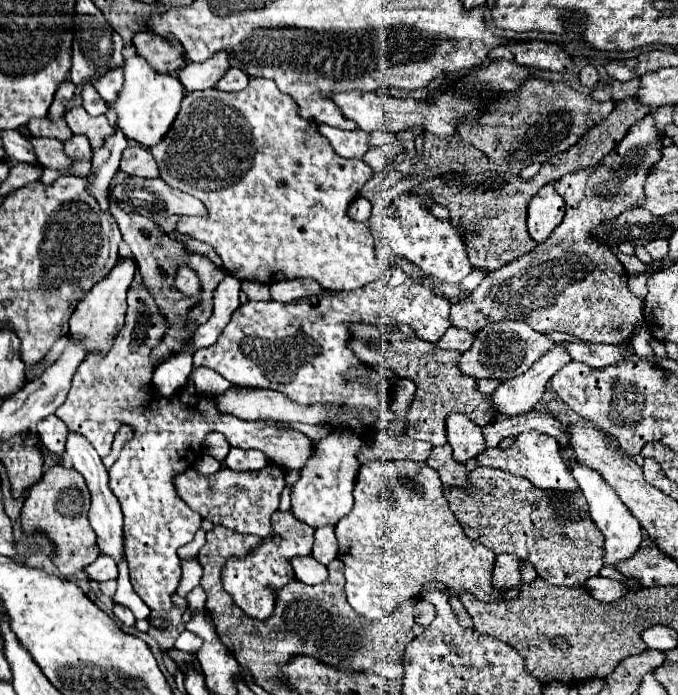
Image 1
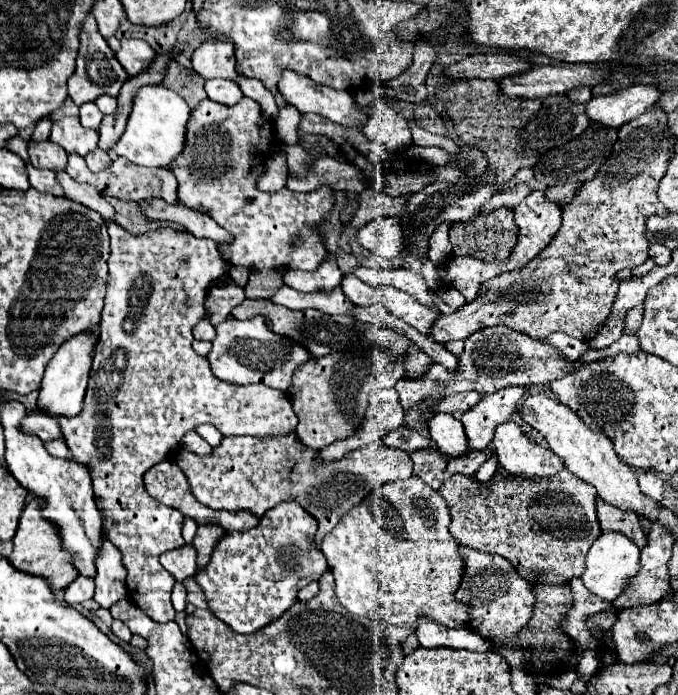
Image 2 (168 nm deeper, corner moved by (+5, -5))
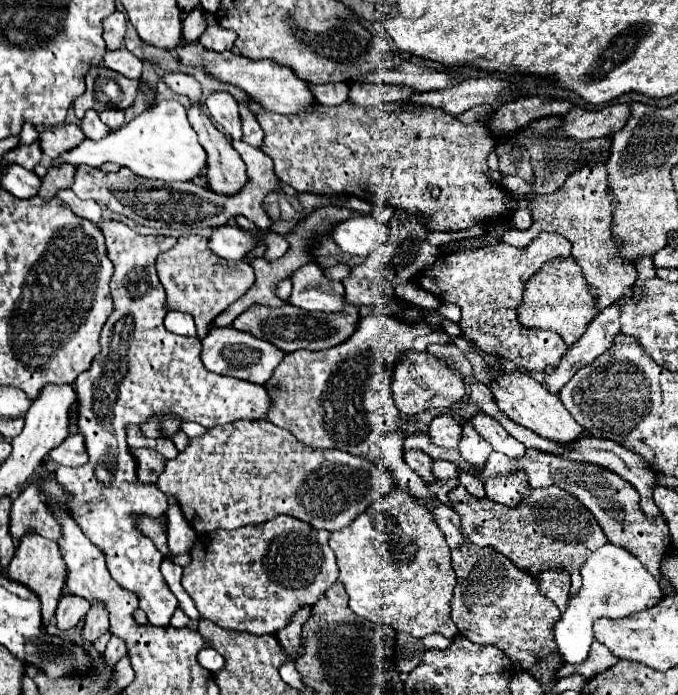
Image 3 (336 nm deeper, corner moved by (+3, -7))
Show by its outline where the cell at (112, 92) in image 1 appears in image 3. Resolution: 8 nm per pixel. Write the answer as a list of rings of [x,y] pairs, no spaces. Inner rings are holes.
[[[107,109],[107,111],[101,111],[99,117],[101,117],[101,121],[103,121],[105,125],[109,125],[111,129],[117,129],[117,127],[123,125],[123,111],[121,111],[121,109]]]

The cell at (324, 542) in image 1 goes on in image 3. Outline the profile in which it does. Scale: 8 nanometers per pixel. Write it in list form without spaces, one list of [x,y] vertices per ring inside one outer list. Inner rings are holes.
[[[235,421],[233,425],[209,429],[199,439],[191,439],[185,451],[167,461],[157,487],[165,495],[177,497],[187,523],[197,533],[265,523],[275,515],[291,515],[315,529],[339,531],[373,505],[373,501],[387,495],[395,487],[395,481],[389,471],[365,455],[343,453],[339,449],[313,449],[271,421]]]

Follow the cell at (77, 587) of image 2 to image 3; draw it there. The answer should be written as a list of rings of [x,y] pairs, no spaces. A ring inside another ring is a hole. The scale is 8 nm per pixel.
[[[71,593],[61,597],[57,613],[55,613],[57,627],[63,629],[63,631],[75,627],[79,623],[79,619],[85,617],[87,611],[89,611],[89,601],[85,601],[83,597],[77,597],[77,595],[71,595]]]

